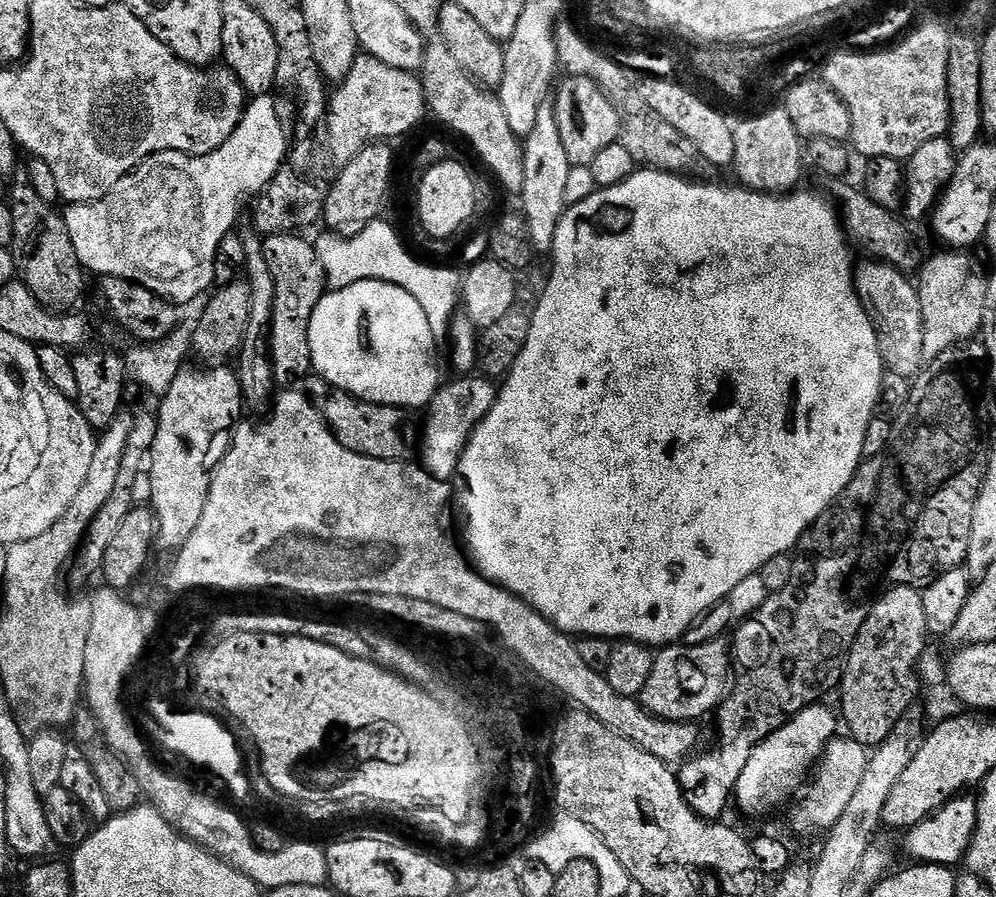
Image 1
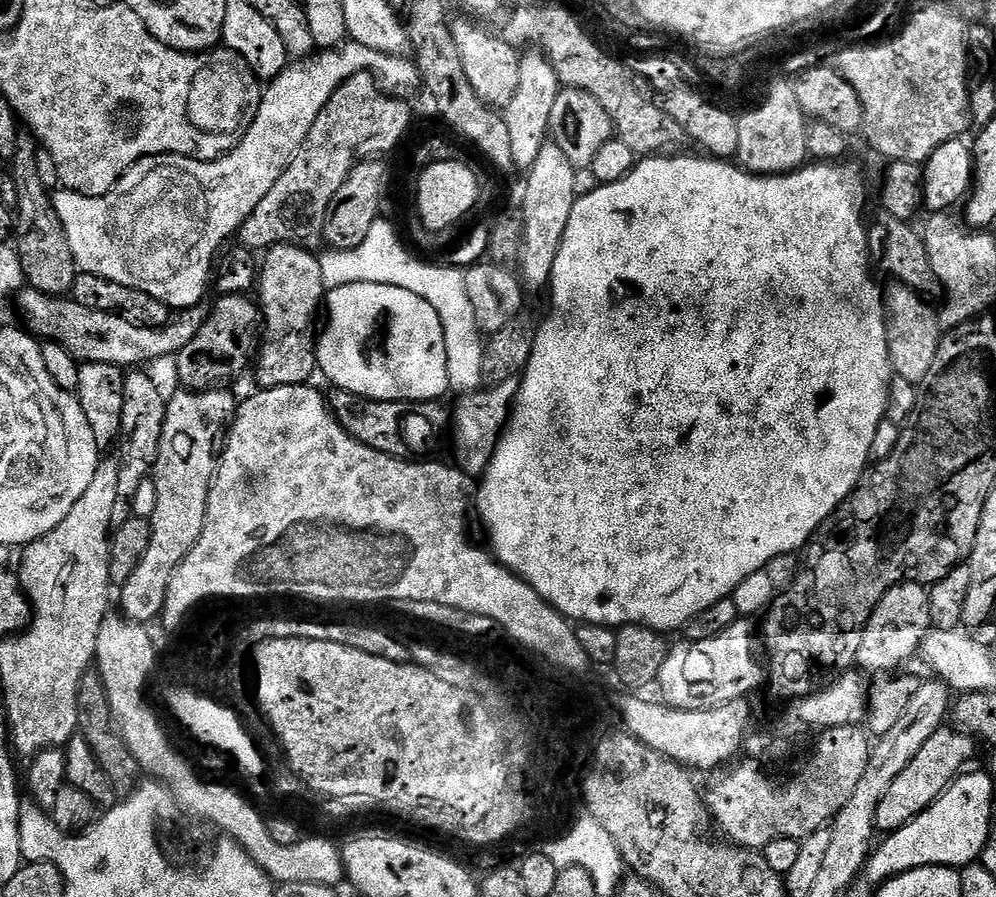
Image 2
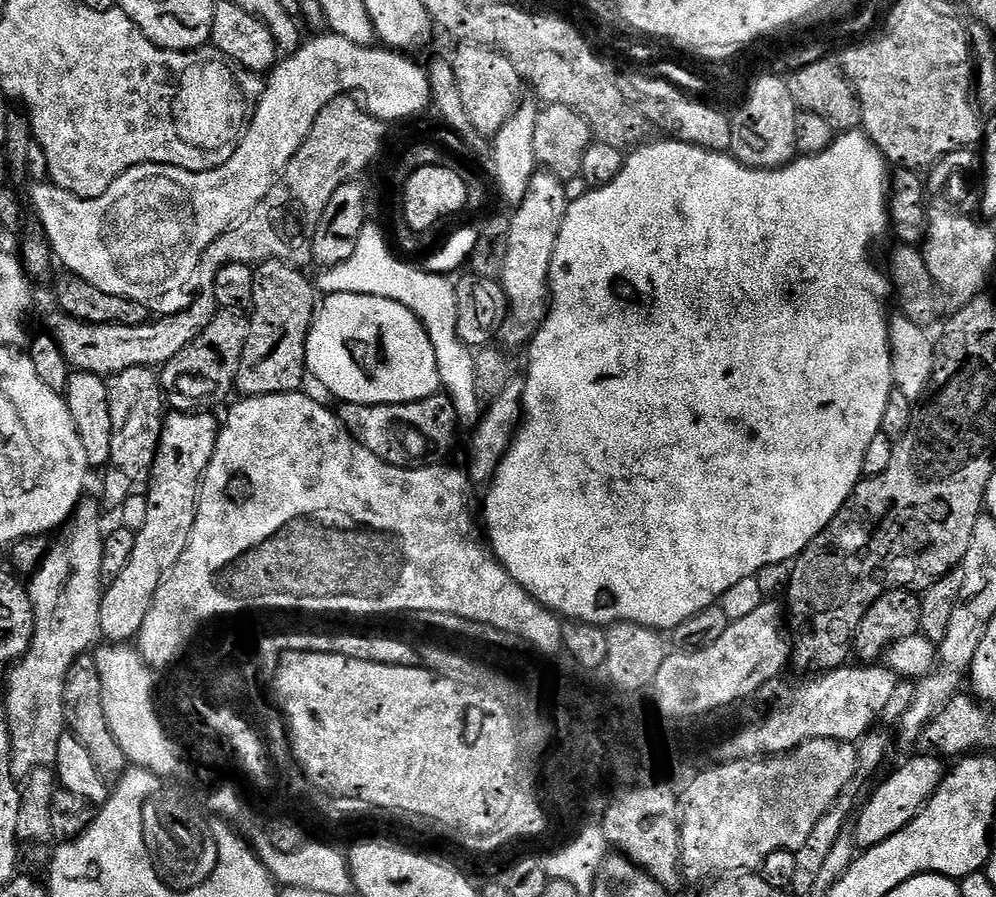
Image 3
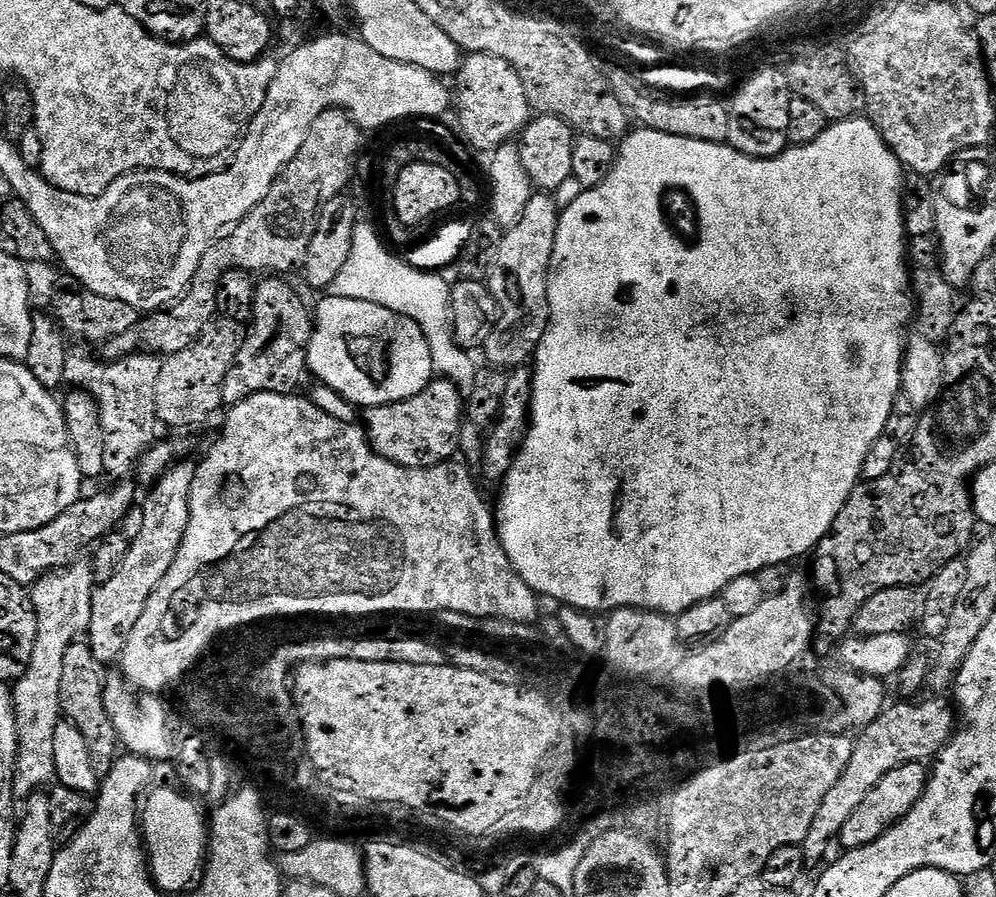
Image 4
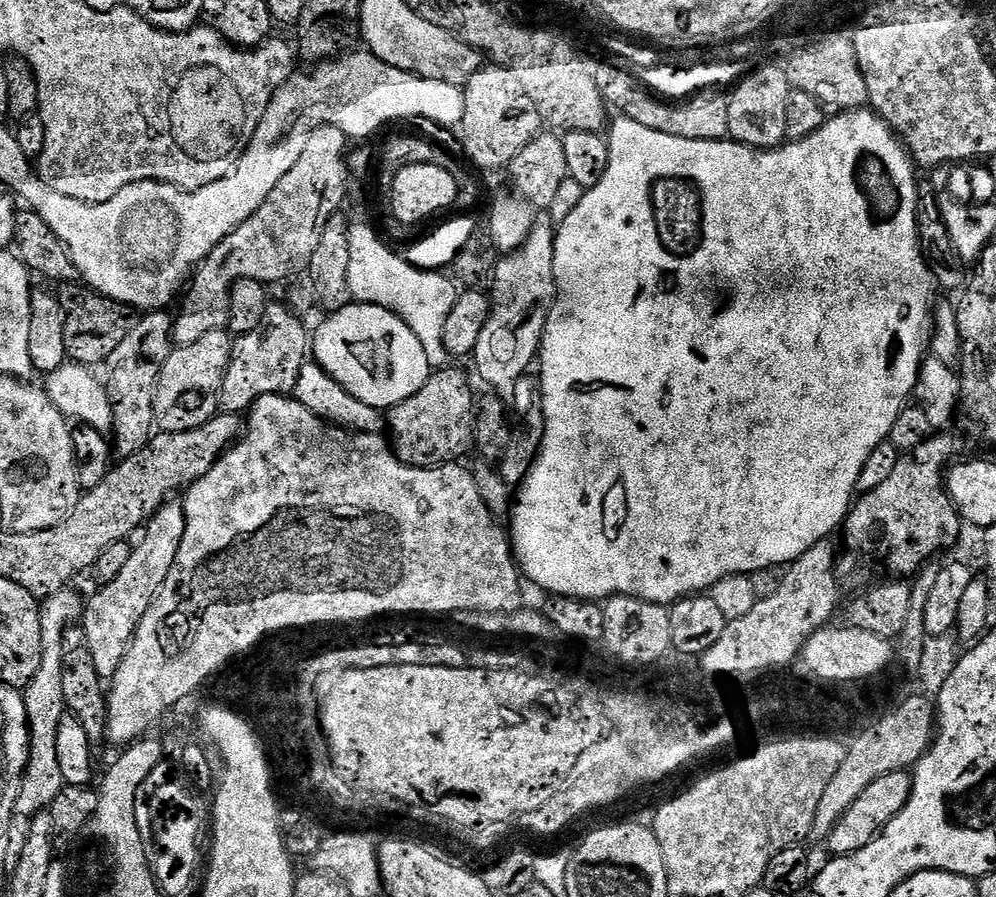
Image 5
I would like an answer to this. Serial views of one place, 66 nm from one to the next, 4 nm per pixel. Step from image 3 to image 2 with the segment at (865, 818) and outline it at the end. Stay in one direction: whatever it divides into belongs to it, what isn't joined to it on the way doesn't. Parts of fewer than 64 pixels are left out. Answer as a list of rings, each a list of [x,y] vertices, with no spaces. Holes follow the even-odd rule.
[[[955,730],[936,732],[934,738],[930,738],[930,742],[926,742],[926,746],[918,750],[918,754],[914,754],[914,762],[910,762],[910,766],[906,766],[906,770],[902,770],[902,774],[894,778],[882,802],[878,802],[875,831],[891,834],[918,818],[918,814],[925,812],[971,765],[968,763],[975,758],[976,748],[978,749],[977,741]]]

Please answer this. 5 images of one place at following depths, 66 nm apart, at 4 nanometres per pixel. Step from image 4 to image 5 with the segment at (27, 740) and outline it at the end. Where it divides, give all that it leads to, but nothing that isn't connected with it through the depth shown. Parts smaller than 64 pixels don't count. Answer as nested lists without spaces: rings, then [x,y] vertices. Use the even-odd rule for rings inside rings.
[[[65,590],[47,596],[40,605],[40,621],[42,622],[42,666],[38,670],[38,674],[34,674],[34,678],[29,682],[27,688],[23,689],[24,705],[26,706],[26,718],[28,719],[28,765],[24,771],[22,778],[22,786],[18,794],[18,802],[16,803],[16,814],[12,818],[10,826],[10,846],[8,847],[8,866],[9,869],[18,866],[18,860],[22,858],[22,850],[26,847],[26,838],[30,838],[30,826],[32,819],[39,812],[46,812],[51,809],[54,798],[58,798],[58,794],[62,794],[62,790],[66,787],[62,778],[62,770],[58,767],[58,722],[62,722],[62,718],[66,714],[64,707],[64,699],[62,698],[62,638],[66,634],[66,630],[81,623],[86,607],[85,597],[79,596],[73,590]]]

